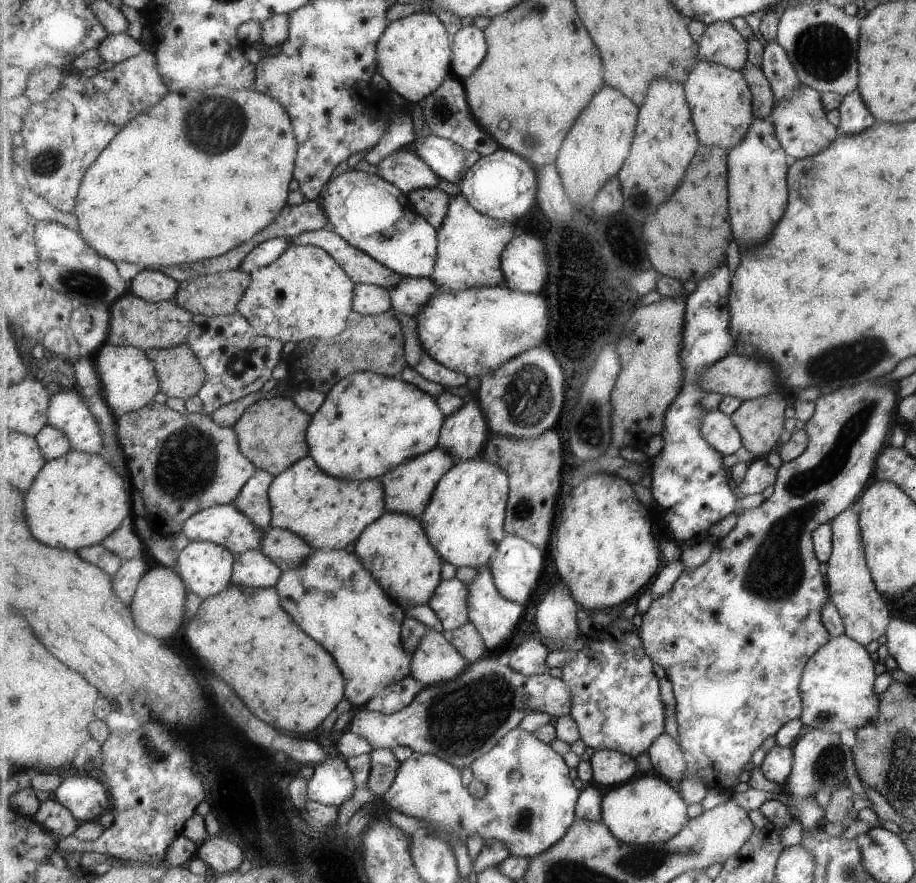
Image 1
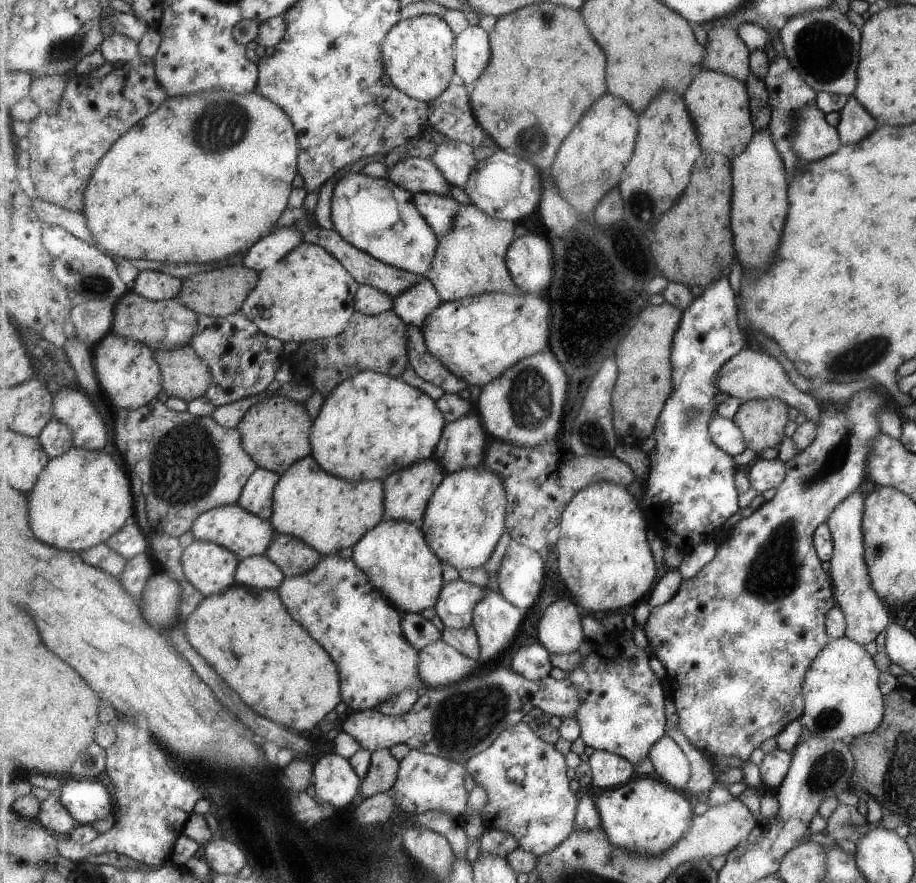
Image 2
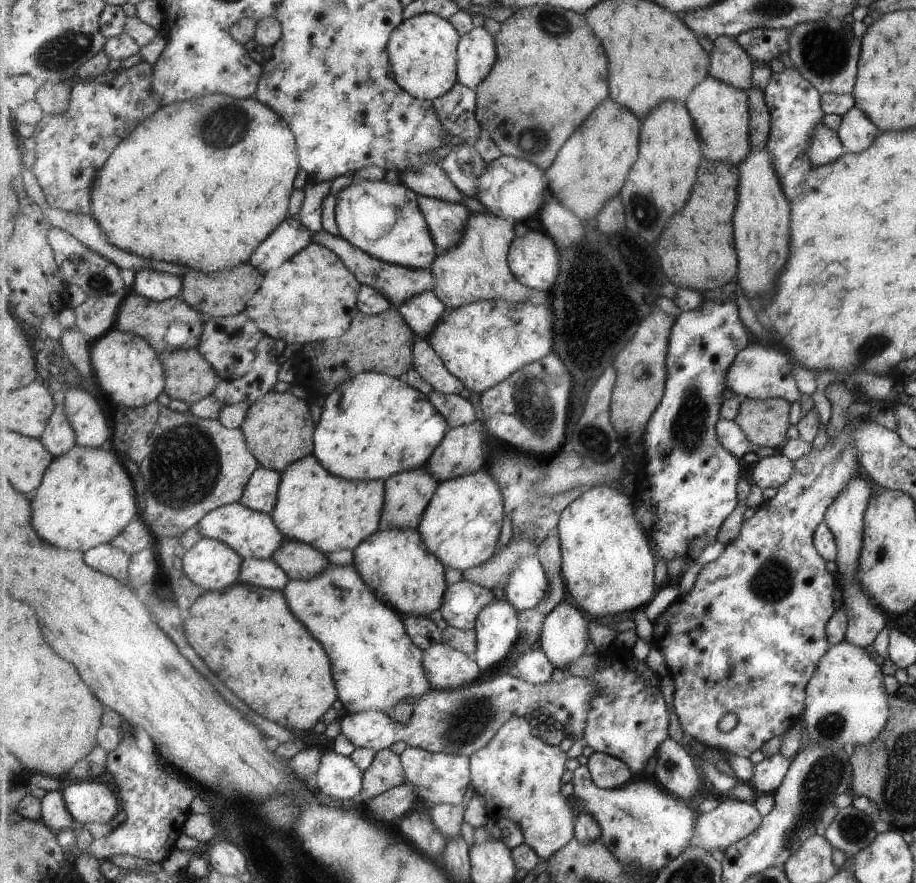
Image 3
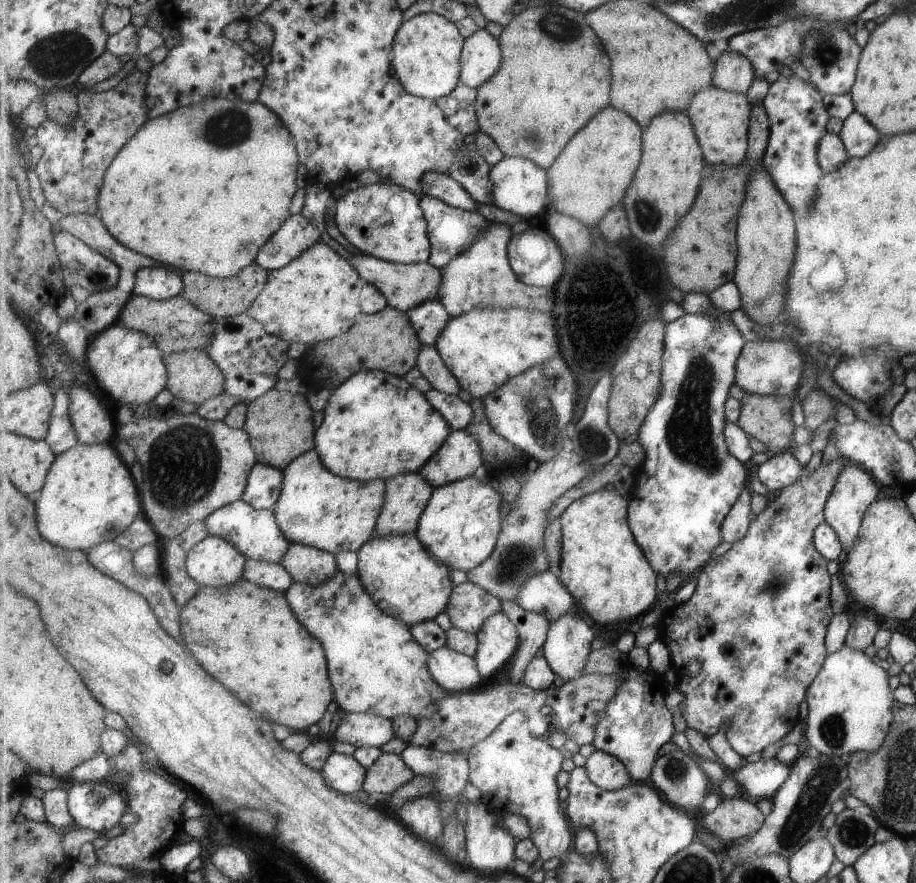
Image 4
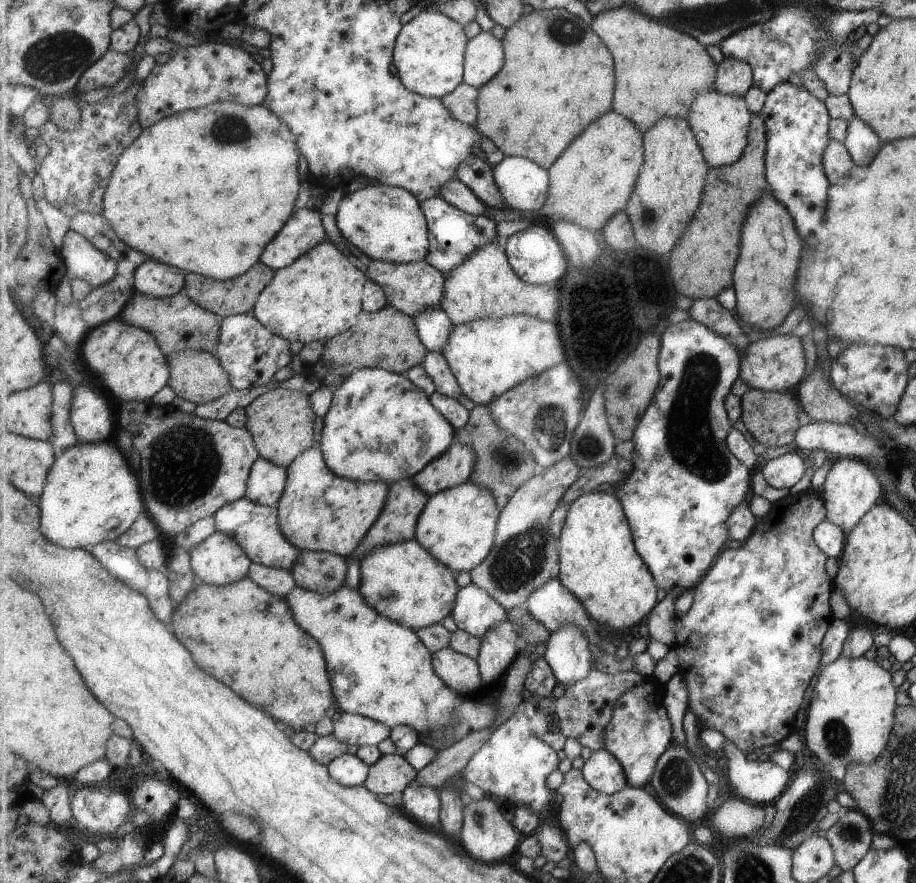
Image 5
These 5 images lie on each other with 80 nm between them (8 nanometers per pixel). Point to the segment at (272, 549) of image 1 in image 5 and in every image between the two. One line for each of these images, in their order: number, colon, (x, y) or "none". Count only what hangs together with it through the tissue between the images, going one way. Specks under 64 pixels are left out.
2: (296, 557)
3: (301, 561)
4: (306, 564)
5: (321, 571)

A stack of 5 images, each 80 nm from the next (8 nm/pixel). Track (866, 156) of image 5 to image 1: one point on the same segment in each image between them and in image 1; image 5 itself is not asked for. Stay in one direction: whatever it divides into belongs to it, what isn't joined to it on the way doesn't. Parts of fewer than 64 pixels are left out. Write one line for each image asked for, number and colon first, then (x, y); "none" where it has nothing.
1: (854, 116)
2: (855, 123)
3: (856, 131)
4: (858, 136)

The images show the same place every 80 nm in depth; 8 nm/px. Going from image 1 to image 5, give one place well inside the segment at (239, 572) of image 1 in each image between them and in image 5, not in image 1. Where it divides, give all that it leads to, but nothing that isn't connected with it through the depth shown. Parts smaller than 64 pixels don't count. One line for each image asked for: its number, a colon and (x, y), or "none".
2: (256, 571)
3: (264, 573)
4: (272, 575)
5: (279, 581)

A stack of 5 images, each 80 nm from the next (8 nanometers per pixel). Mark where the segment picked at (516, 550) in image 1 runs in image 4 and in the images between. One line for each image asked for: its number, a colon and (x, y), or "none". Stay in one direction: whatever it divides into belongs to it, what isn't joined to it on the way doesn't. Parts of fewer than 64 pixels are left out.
2: (522, 576)
3: (529, 586)
4: (544, 592)

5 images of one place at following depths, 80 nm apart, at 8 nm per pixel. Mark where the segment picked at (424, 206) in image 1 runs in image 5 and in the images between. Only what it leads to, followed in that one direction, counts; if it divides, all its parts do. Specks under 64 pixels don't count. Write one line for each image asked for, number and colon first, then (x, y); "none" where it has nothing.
2: (440, 211)
3: (447, 221)
4: (452, 230)
5: (455, 235)

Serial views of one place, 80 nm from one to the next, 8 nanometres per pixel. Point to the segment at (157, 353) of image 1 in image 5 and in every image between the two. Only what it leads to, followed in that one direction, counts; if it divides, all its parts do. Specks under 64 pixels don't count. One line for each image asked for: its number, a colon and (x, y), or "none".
2: (185, 375)
3: (190, 377)
4: (193, 377)
5: (197, 376)

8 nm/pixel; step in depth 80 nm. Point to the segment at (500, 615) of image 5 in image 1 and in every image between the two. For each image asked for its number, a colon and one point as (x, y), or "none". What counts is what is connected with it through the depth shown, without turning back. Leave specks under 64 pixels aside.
1: (450, 602)
2: (458, 599)
3: (464, 600)
4: (470, 606)

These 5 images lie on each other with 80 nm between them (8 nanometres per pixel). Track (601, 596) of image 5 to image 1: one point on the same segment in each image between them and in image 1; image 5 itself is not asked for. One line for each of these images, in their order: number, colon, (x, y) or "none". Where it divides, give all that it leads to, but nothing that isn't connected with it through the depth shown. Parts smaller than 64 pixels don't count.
1: (606, 554)
2: (604, 557)
3: (608, 567)
4: (604, 567)

